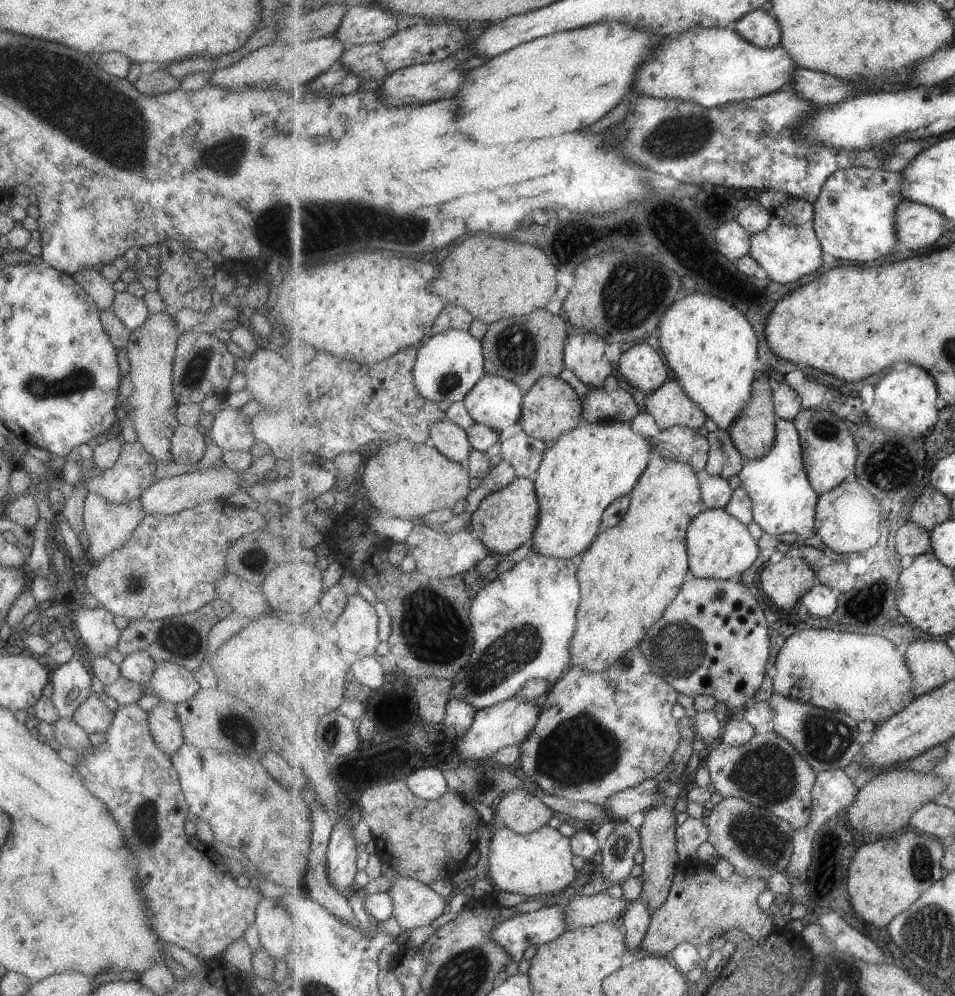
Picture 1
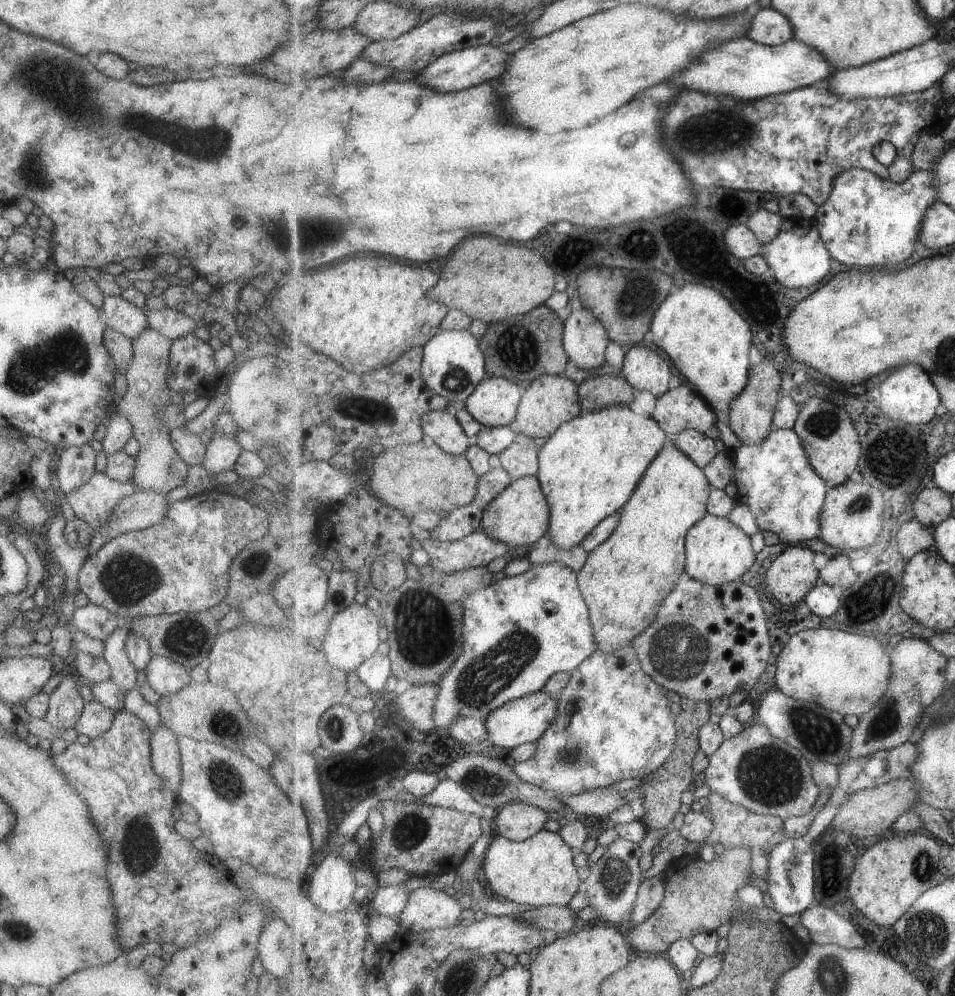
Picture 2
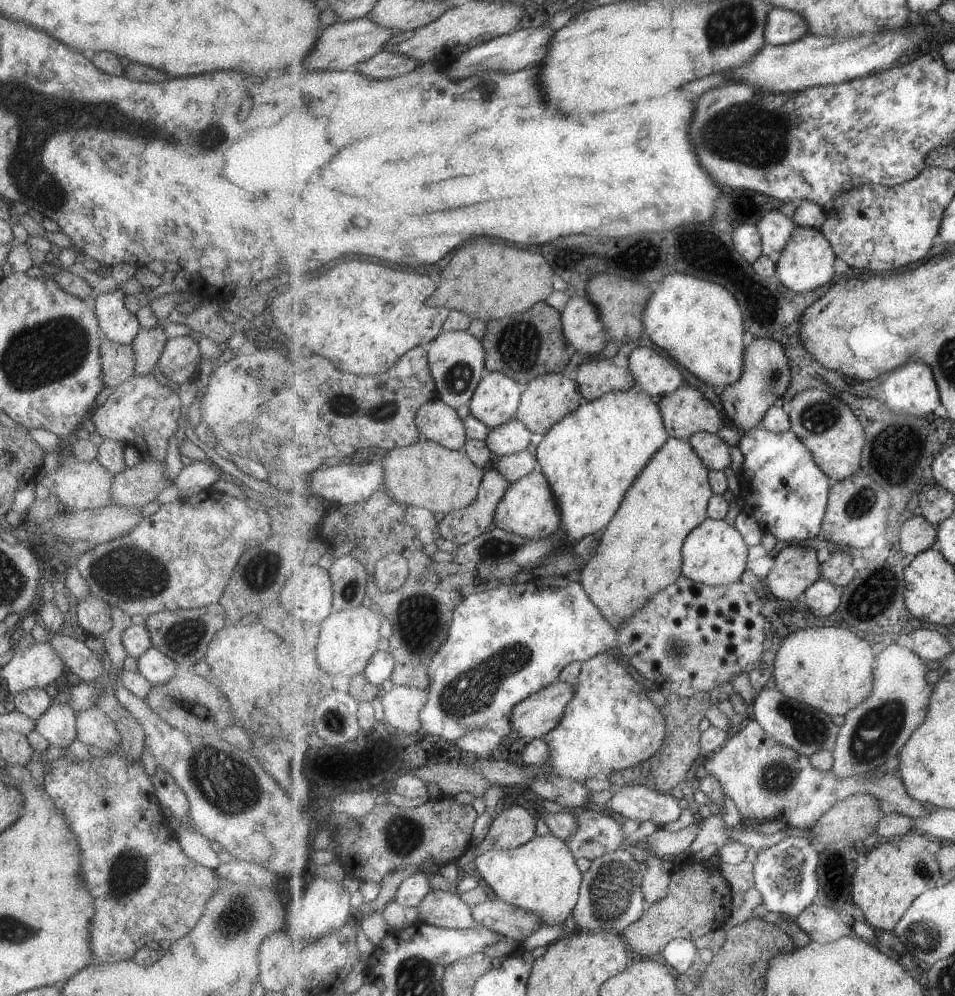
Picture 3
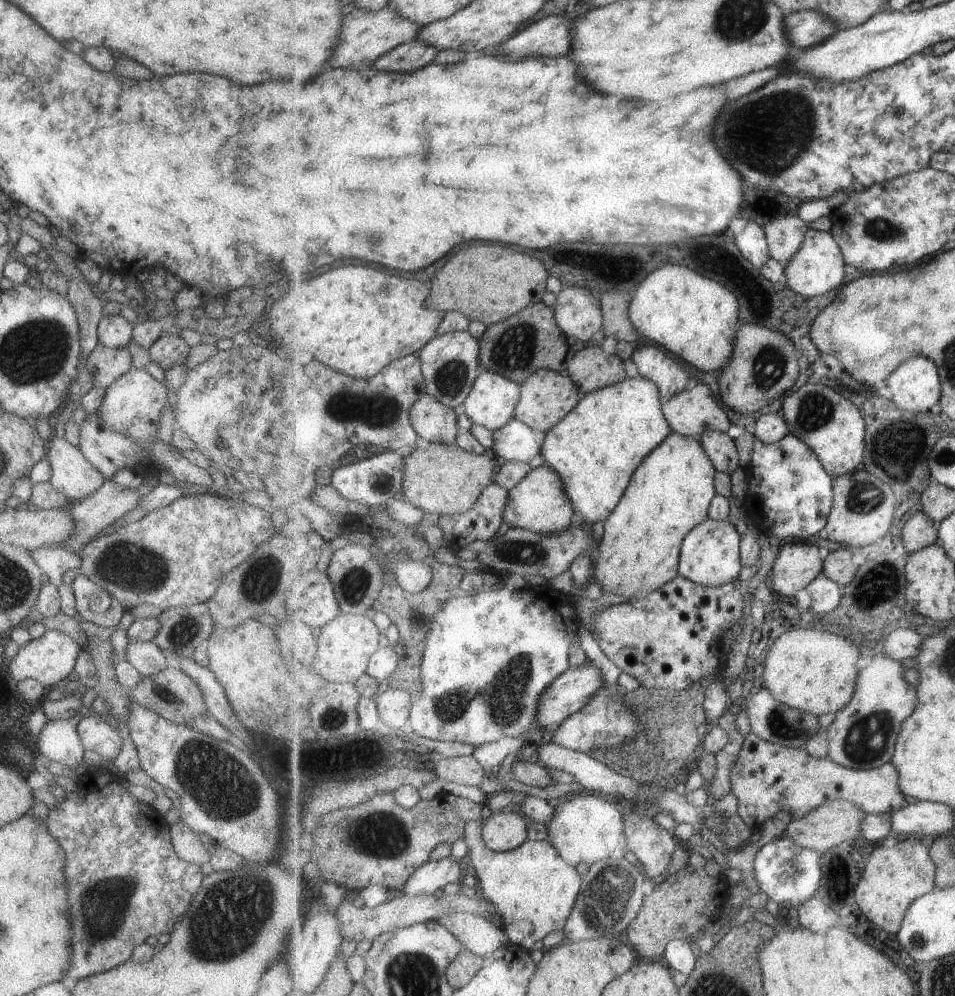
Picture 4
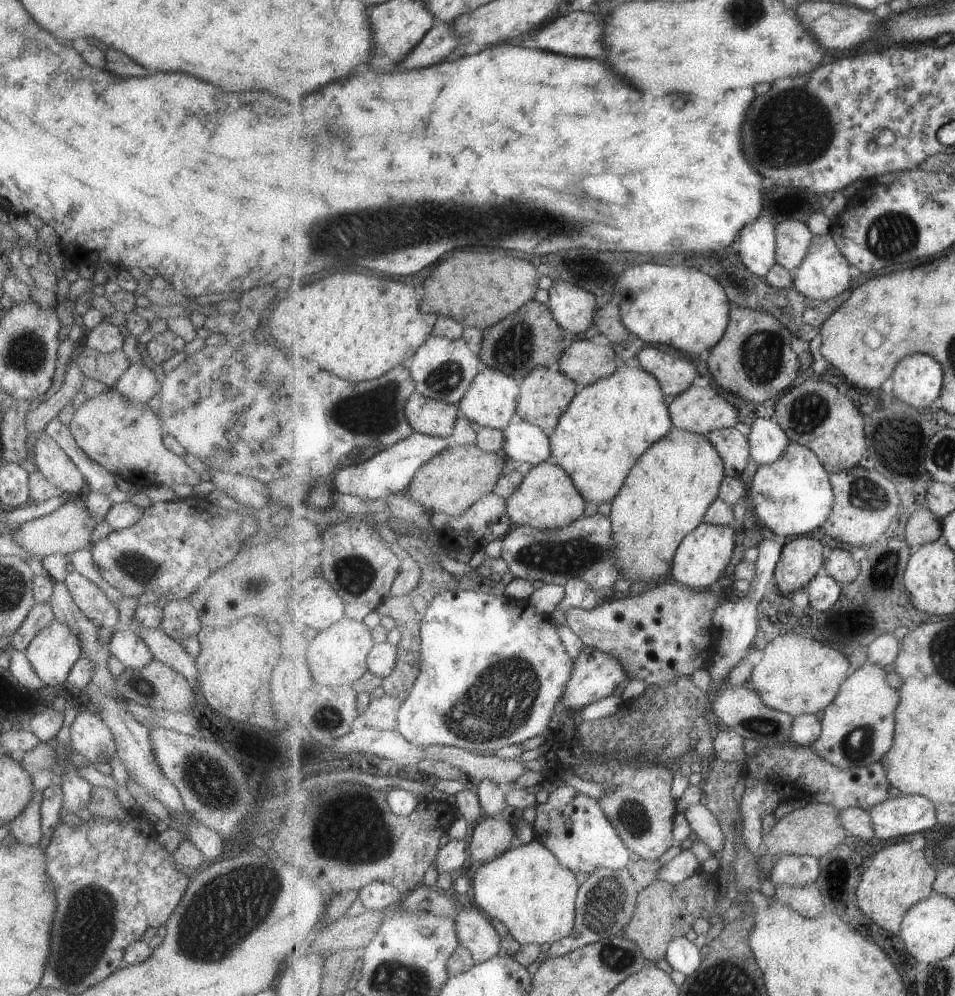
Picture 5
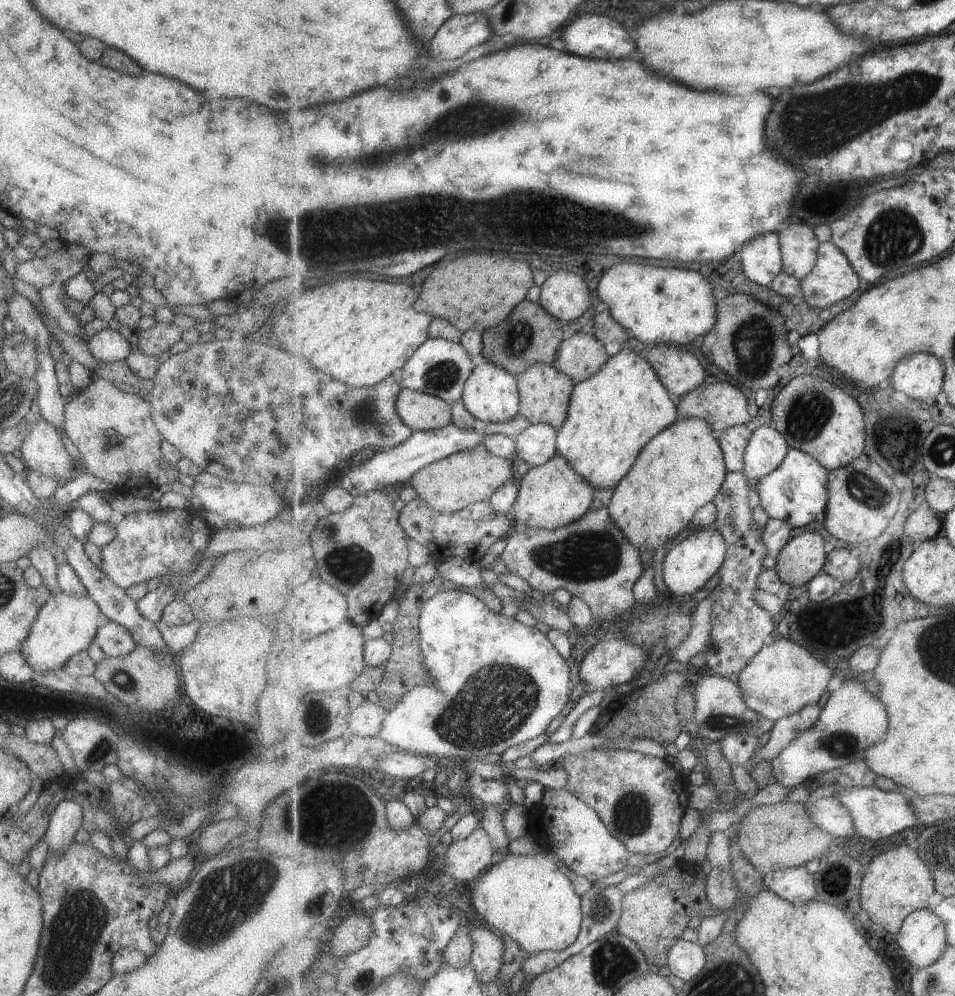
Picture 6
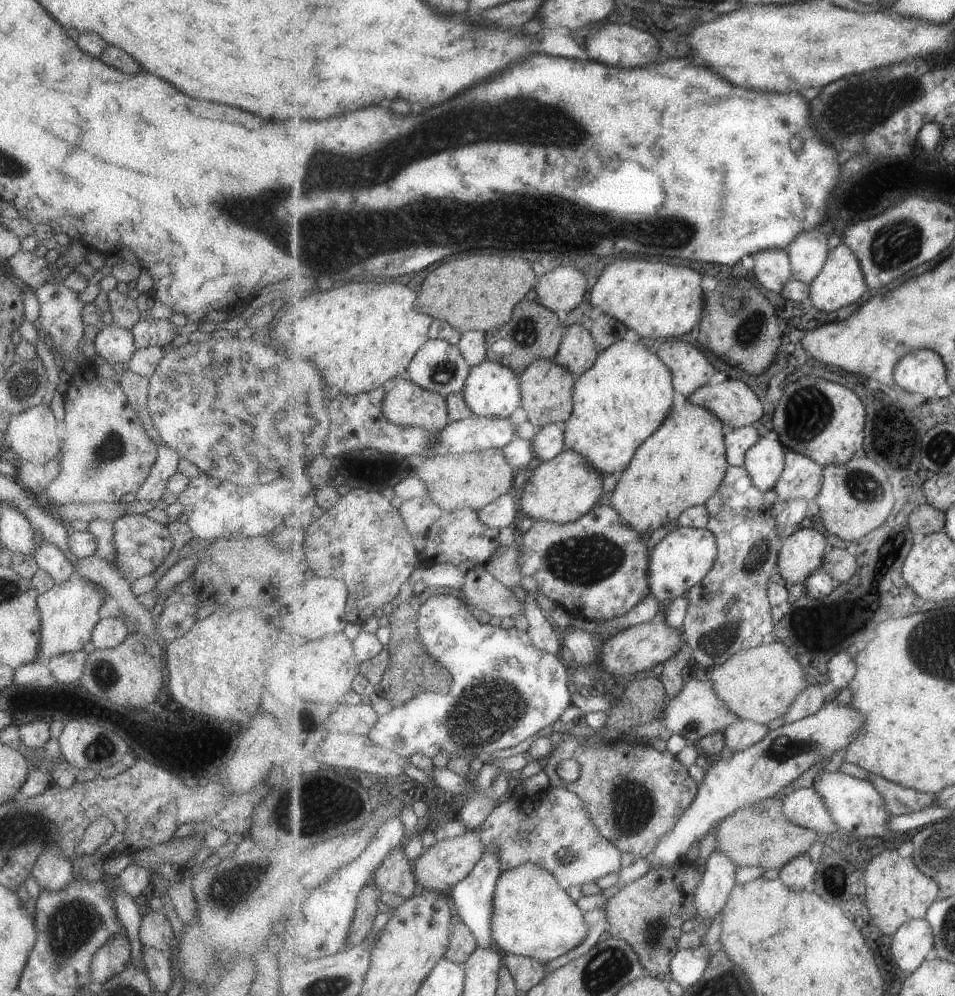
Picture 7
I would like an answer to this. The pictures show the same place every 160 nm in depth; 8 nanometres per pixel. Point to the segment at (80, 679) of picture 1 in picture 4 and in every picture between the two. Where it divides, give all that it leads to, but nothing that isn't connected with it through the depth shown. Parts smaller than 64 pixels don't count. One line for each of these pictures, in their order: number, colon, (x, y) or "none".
2: (64, 703)
3: (57, 725)
4: (58, 740)

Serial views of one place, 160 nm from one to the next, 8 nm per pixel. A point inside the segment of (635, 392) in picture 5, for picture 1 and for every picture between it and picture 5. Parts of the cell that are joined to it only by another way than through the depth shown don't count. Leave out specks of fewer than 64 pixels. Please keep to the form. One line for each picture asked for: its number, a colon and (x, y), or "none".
1: (589, 467)
2: (589, 469)
3: (592, 457)
4: (596, 449)

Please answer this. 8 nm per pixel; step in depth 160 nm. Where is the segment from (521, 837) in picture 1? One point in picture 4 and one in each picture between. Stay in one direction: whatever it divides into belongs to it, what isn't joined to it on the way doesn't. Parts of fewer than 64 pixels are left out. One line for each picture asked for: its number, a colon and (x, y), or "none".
2: (539, 871)
3: (543, 877)
4: (533, 882)

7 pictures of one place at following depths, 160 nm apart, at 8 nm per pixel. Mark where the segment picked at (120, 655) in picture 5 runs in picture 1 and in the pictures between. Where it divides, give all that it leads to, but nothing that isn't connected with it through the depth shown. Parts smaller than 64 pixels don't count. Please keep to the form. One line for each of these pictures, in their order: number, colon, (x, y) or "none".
1: (171, 683)
2: (164, 676)
3: (155, 667)
4: (146, 658)

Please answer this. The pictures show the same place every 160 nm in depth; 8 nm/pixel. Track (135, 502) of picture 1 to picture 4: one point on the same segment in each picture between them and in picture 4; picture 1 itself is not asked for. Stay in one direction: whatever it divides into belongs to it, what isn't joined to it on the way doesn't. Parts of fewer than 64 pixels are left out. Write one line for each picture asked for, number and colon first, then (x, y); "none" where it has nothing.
2: (93, 503)
3: (78, 485)
4: (71, 474)

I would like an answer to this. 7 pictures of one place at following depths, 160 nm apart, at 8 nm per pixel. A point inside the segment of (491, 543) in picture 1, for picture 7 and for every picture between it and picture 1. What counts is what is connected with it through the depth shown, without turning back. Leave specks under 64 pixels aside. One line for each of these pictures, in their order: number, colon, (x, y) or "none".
2: (520, 515)
3: (530, 508)
4: (539, 503)
5: (547, 499)
6: (554, 494)
7: (563, 490)

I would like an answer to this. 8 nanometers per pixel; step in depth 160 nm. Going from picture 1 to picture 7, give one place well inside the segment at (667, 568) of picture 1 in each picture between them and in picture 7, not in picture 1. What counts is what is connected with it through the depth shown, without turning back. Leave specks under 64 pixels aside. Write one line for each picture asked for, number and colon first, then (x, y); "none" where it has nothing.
2: (625, 580)
3: (641, 552)
4: (671, 493)
5: (667, 495)
6: (682, 469)
7: (682, 465)

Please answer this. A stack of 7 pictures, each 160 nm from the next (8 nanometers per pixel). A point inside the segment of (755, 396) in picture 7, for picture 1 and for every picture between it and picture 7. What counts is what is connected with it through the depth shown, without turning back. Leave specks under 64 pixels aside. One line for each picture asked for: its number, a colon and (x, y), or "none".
1: (670, 405)
2: (681, 408)
3: (686, 411)
4: (694, 411)
5: (701, 410)
6: (722, 405)

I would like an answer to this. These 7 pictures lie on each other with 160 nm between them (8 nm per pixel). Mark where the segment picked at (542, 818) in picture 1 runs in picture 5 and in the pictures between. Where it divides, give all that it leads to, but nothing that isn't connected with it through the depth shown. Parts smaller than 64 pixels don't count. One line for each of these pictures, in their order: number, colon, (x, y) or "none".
2: (518, 821)
3: (513, 827)
4: (505, 831)
5: (493, 836)

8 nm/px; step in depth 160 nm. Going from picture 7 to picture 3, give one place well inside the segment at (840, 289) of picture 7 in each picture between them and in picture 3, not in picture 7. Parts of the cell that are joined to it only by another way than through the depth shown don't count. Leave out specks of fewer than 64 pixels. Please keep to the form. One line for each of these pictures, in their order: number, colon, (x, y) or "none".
3: (808, 261)
4: (818, 266)
5: (824, 272)
6: (833, 278)

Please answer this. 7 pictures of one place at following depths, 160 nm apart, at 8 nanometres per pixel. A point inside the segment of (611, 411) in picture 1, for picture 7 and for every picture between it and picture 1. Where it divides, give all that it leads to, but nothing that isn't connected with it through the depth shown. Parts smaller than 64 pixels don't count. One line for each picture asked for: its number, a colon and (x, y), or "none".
2: (603, 391)
3: (596, 377)
4: (592, 368)
5: (585, 362)
6: (582, 355)
7: (578, 353)

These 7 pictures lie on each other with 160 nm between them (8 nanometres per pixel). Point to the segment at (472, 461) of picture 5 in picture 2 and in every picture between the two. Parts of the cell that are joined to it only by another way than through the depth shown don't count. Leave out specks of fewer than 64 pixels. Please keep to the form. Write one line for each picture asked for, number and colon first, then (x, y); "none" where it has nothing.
2: (412, 477)
3: (427, 474)
4: (442, 479)

